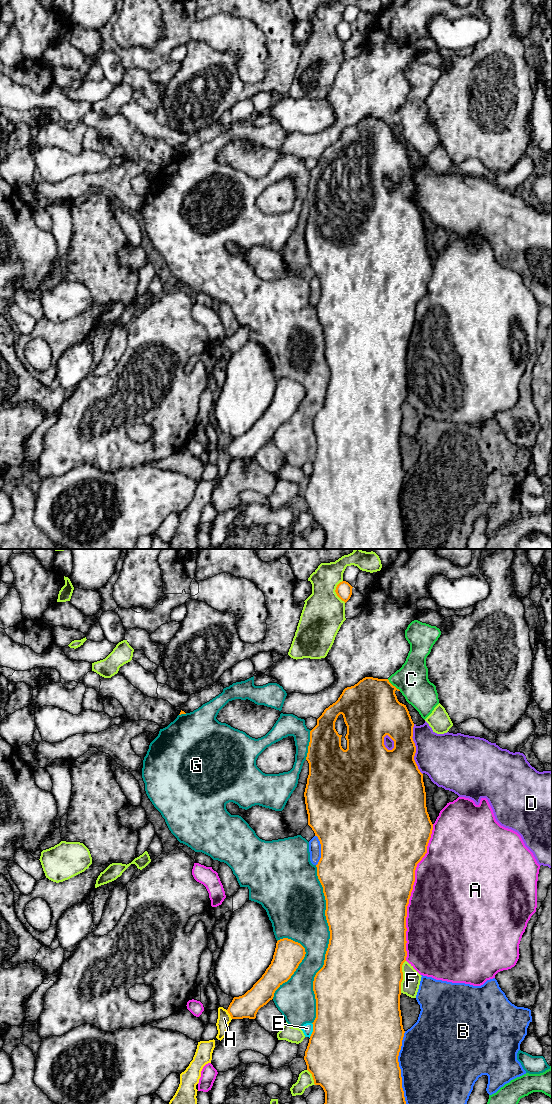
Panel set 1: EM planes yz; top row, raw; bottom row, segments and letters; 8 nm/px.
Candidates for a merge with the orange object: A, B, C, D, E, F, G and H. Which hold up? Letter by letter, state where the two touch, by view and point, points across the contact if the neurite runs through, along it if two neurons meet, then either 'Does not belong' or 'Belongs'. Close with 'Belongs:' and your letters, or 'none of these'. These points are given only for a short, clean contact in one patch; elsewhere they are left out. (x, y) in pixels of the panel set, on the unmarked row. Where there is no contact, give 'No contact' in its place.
A: Touches orange at yz (411, 331). Does not belong
B: Touches orange at yz (400, 510). Does not belong
C: Touches orange at yz (394, 126). Does not belong
D: Touches orange at yz (415, 189). Does not belong
E: Touches orange at yz (313, 470). Does not belong
F: Touches orange at yz (402, 416). Does not belong
G: Touches orange at yz (328, 384). Does not belong
H: Touches orange at yz (229, 453). Boundary: yz (226, 450), (232, 458). Does not belong
Belongs: none of these

